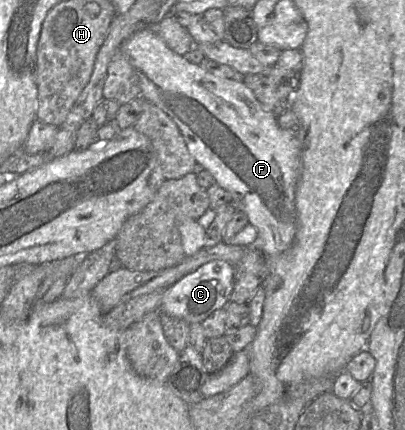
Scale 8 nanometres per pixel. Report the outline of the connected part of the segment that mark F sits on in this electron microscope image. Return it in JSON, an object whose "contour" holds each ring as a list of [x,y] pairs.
{"contour":[[[145,27],[133,35],[131,35],[124,44],[122,44],[120,50],[123,50],[126,54],[127,59],[135,69],[138,76],[138,83],[140,87],[140,97],[146,102],[158,107],[165,112],[178,126],[187,148],[196,163],[201,165],[204,170],[209,171],[214,177],[216,183],[225,189],[231,196],[231,203],[236,207],[237,210],[243,211],[249,220],[249,224],[253,225],[258,231],[258,238],[256,242],[256,248],[259,248],[266,258],[280,255],[287,251],[293,244],[296,230],[296,206],[295,206],[295,193],[296,186],[301,174],[301,149],[298,133],[293,130],[283,129],[278,125],[277,114],[270,111],[262,105],[255,97],[254,93],[245,86],[240,79],[227,79],[213,75],[201,65],[196,65],[188,62],[184,57],[178,55],[176,52],[171,50],[165,41],[156,32],[154,27]]]}

